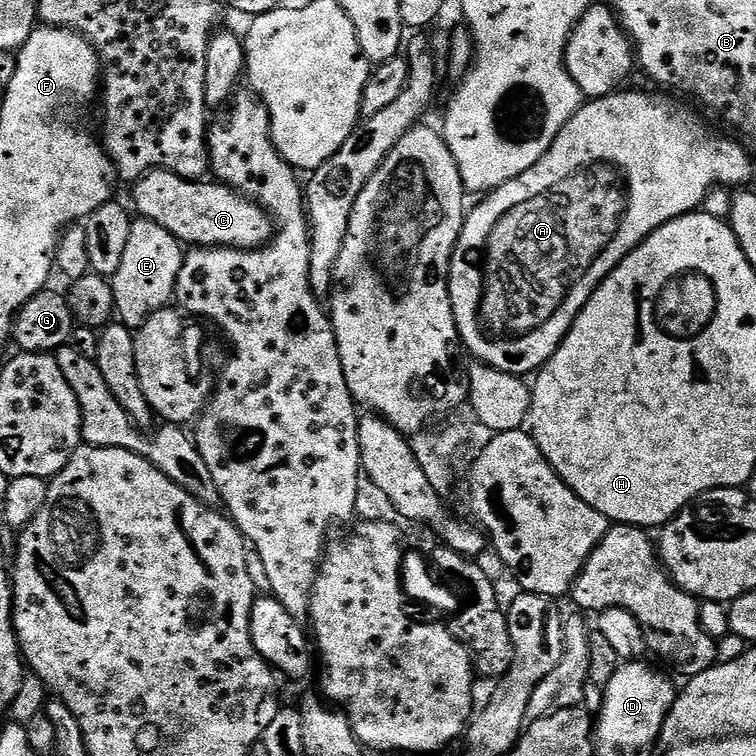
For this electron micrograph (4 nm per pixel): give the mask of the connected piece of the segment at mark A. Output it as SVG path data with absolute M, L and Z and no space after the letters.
M617 90L611 96L597 96L589 99L587 102L580 105L580 109L574 114L574 118L570 118L570 122L566 122L566 126L558 134L558 138L553 142L552 149L544 155L534 166L530 166L530 170L526 170L518 178L514 178L510 182L506 182L501 188L496 188L493 192L487 193L483 197L484 200L476 209L469 211L464 217L464 228L460 232L460 237L456 243L456 249L452 255L452 268L448 271L448 289L450 290L450 298L452 299L452 309L454 310L454 318L456 319L456 328L460 331L459 343L464 344L470 351L476 355L475 359L479 363L487 364L489 368L497 368L500 372L505 372L511 376L519 376L521 378L527 377L527 372L531 374L539 373L540 369L544 367L544 363L556 353L558 346L566 338L566 334L572 329L572 324L578 318L578 314L586 306L586 302L591 296L596 293L596 287L600 285L616 267L627 258L628 255L642 241L647 240L652 233L657 232L663 224L668 224L672 220L677 220L680 216L686 216L690 212L697 211L701 207L700 204L708 196L708 191L711 190L715 184L740 184L736 186L744 186L748 179L752 176L752 160L748 157L748 152L740 144L735 144L732 140L719 140L718 137L712 136L712 132L691 112L688 108L683 108L680 104L675 104L672 100L667 100L664 96L651 96L648 92L624 92L625 90Z

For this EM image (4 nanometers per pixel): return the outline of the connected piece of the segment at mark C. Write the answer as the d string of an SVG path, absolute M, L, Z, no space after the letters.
M156 168L131 185L132 200L141 217L170 230L184 246L196 248L243 248L251 250L268 243L274 235L274 220L255 199L226 184L187 180L164 168Z

